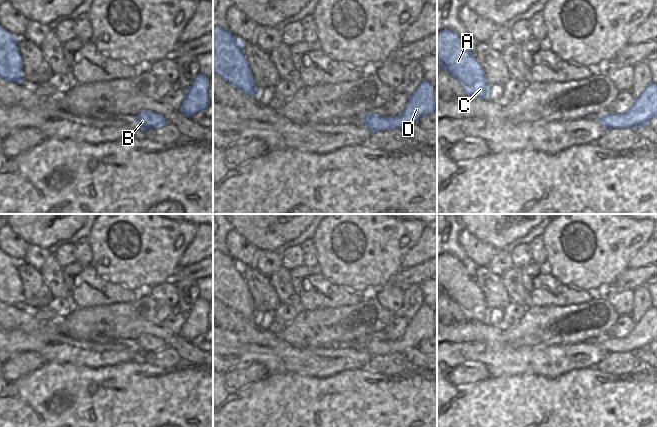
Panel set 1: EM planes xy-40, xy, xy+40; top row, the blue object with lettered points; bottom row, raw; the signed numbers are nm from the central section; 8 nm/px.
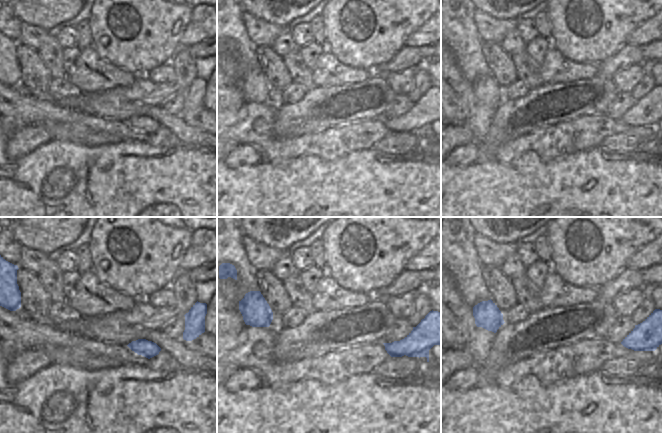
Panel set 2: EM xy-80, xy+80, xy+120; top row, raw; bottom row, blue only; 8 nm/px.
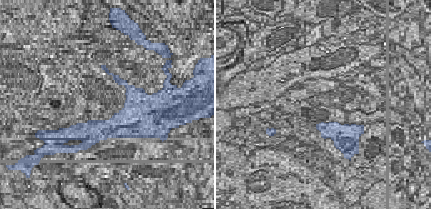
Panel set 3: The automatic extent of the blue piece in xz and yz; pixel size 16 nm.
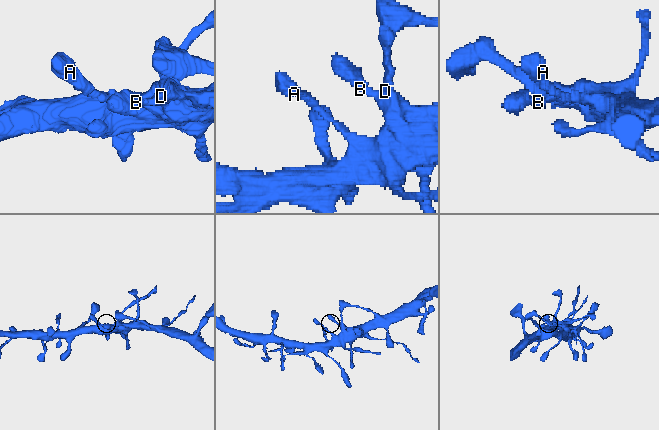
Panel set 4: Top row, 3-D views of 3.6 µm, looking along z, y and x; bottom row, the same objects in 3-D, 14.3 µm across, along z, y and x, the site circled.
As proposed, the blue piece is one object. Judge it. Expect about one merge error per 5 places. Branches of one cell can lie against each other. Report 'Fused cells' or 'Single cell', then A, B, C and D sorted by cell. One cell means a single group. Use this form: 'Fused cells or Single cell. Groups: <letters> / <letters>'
Single cell. Groups: A B C D.

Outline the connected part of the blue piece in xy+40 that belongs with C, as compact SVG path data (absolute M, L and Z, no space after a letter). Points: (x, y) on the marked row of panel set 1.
M450 30L437 32L437 64L456 78L469 98L487 98L490 85L465 42Z

